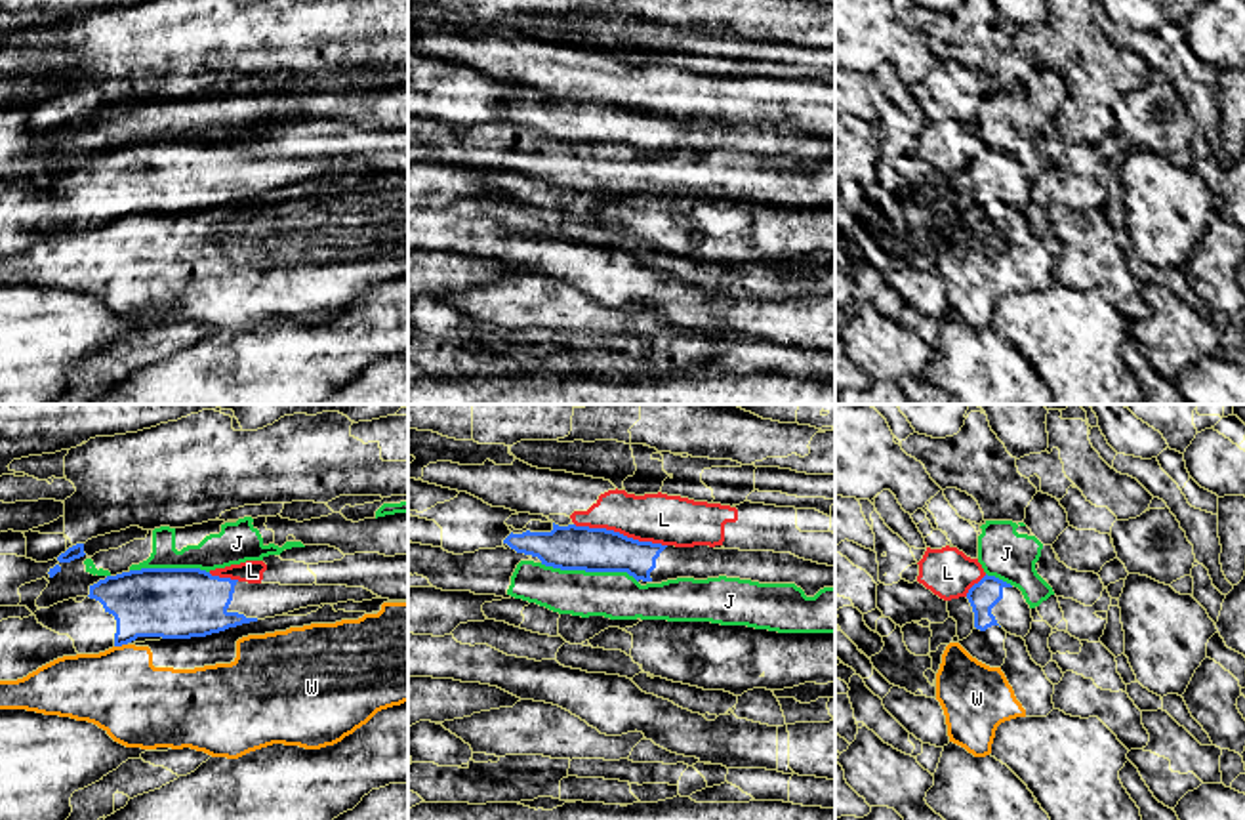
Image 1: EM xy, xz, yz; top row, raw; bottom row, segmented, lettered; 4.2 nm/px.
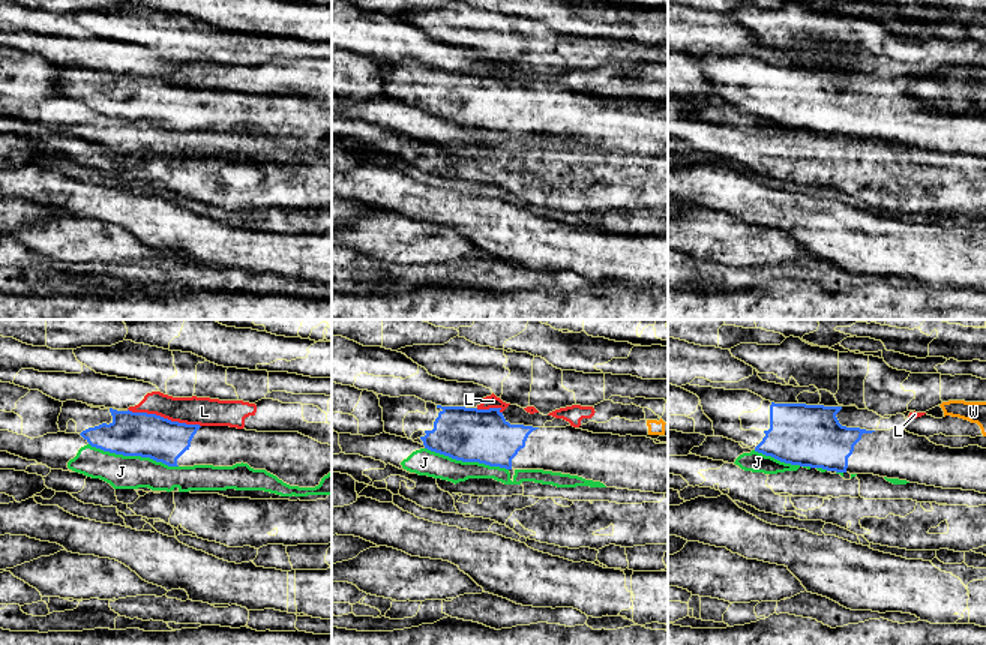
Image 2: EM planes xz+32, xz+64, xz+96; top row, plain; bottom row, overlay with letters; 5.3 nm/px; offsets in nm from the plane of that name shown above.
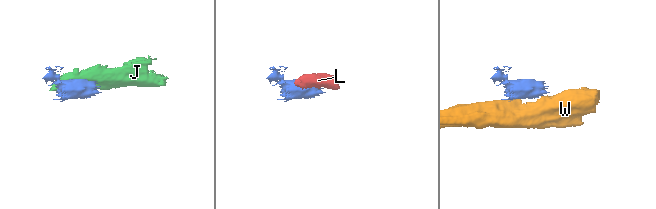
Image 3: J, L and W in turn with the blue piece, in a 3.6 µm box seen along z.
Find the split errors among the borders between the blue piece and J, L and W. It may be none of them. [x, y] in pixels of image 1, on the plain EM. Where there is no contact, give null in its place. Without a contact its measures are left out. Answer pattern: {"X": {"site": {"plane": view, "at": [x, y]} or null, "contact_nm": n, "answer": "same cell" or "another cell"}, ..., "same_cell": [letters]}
{"J": {"site": {"plane": "xz", "at": [590, 143]}, "contact_nm": 420, "answer": "another cell"}, "L": {"site": {"plane": "xz", "at": [618, 105]}, "contact_nm": 400, "answer": "another cell"}, "W": {"site": {"plane": "xy", "at": [121, 218]}, "contact_nm": 60, "answer": "another cell"}, "same_cell": []}

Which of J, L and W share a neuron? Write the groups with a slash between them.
J / L / W

